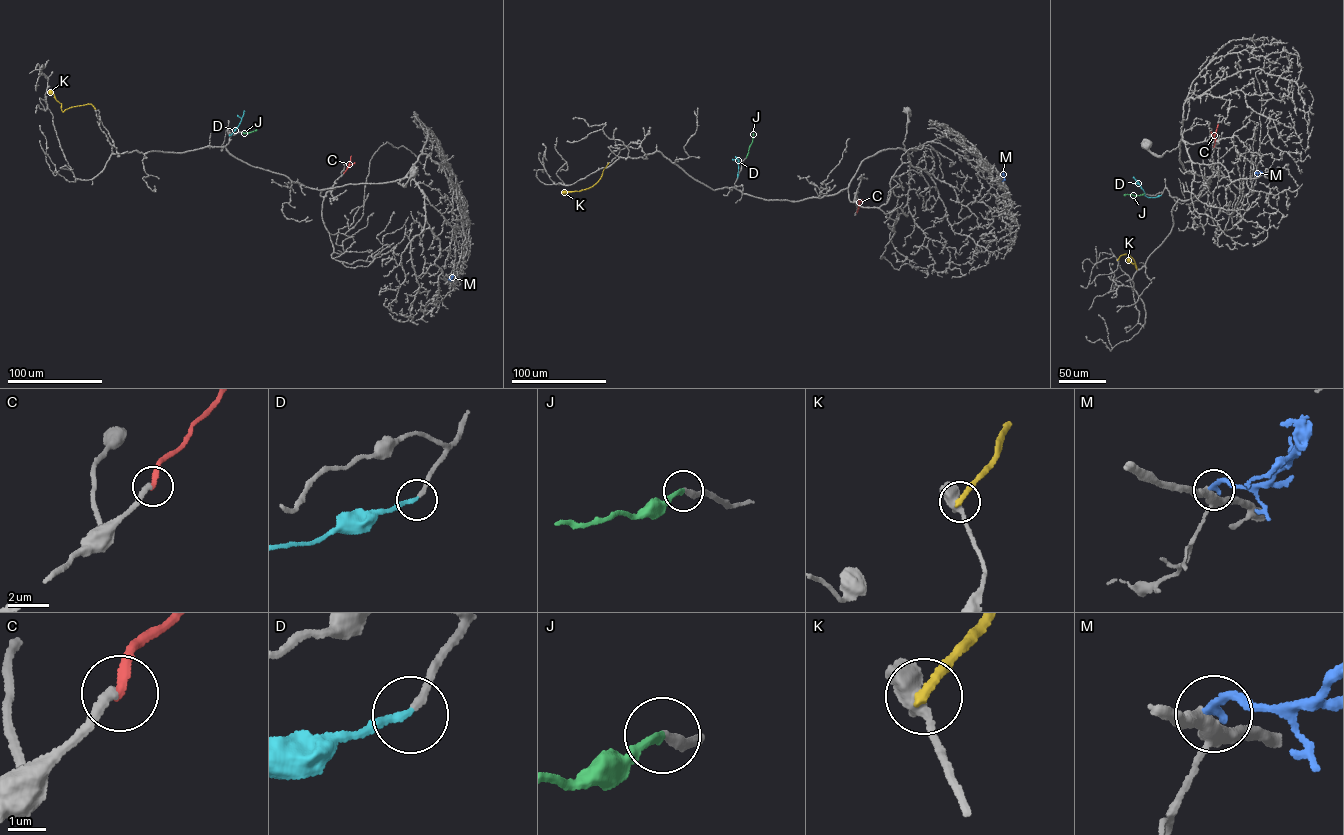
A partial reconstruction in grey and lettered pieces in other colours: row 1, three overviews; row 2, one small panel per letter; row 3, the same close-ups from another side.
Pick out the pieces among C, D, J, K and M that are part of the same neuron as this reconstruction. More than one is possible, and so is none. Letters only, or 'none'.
C, D, J

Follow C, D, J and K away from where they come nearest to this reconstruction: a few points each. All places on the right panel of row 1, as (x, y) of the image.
C: (1213, 147), (1218, 123)
D: (1161, 195), (1146, 196), (1133, 177)
J: (1144, 194), (1124, 195)
K: (1117, 260), (1127, 254), (1137, 269), (1128, 260)

